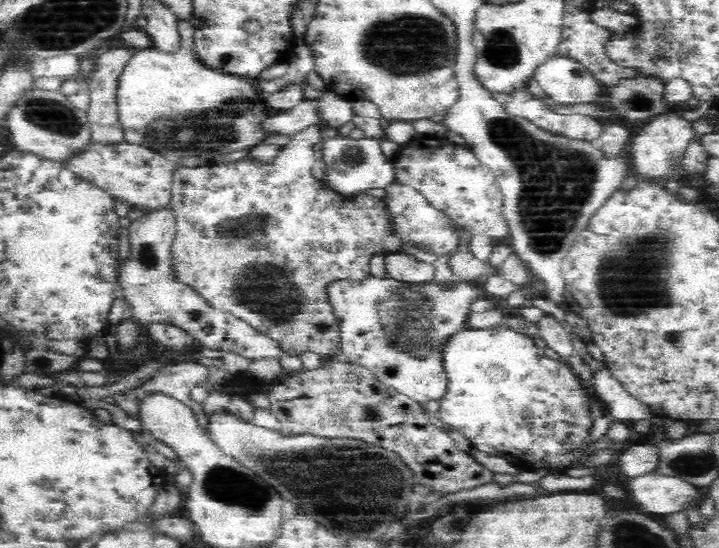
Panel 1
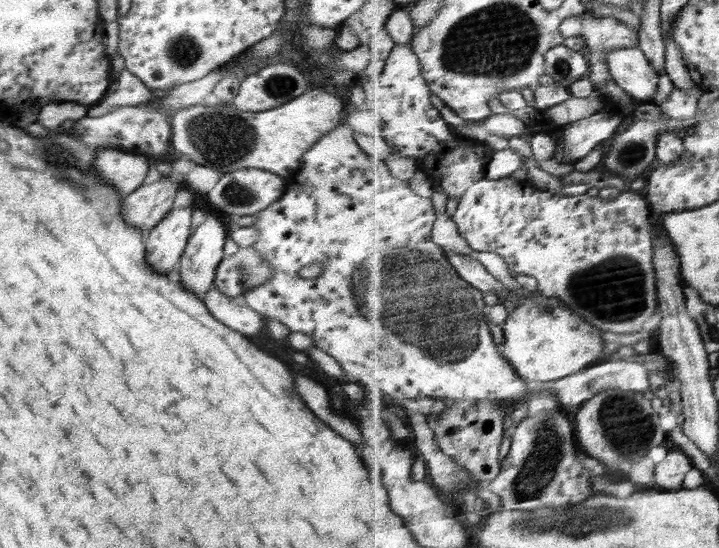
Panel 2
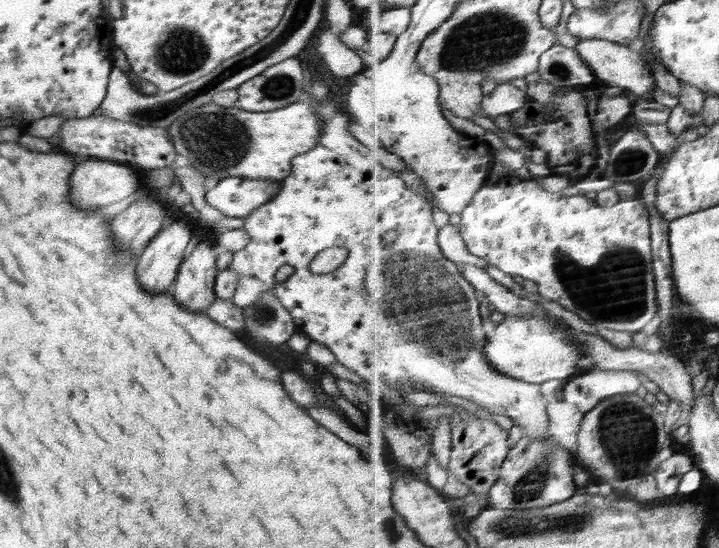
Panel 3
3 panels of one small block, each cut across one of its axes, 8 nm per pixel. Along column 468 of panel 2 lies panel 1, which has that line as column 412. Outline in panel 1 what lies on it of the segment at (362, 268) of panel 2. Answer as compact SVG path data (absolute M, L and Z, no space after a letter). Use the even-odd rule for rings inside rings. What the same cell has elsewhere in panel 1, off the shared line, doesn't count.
M370 275L368 278L336 278L328 282L324 292L339 329L335 349L348 358L348 363L370 369L380 382L423 405L428 400L440 400L449 383L444 366L445 346L454 334L469 329L470 306L482 296L478 284L456 280L442 284L434 278L426 282L408 282L387 275L386 278Z

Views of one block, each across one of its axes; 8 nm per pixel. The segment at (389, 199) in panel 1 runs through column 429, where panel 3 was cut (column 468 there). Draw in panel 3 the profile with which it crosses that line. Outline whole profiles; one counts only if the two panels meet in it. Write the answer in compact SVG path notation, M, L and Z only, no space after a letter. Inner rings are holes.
M504 176L496 183L486 183L478 191L461 214L459 225L472 254L488 259L490 264L512 276L533 280L544 297L575 312L600 330L642 332L659 314L651 210L642 198L602 206L587 195L550 193L534 178L512 182L510 176Z

